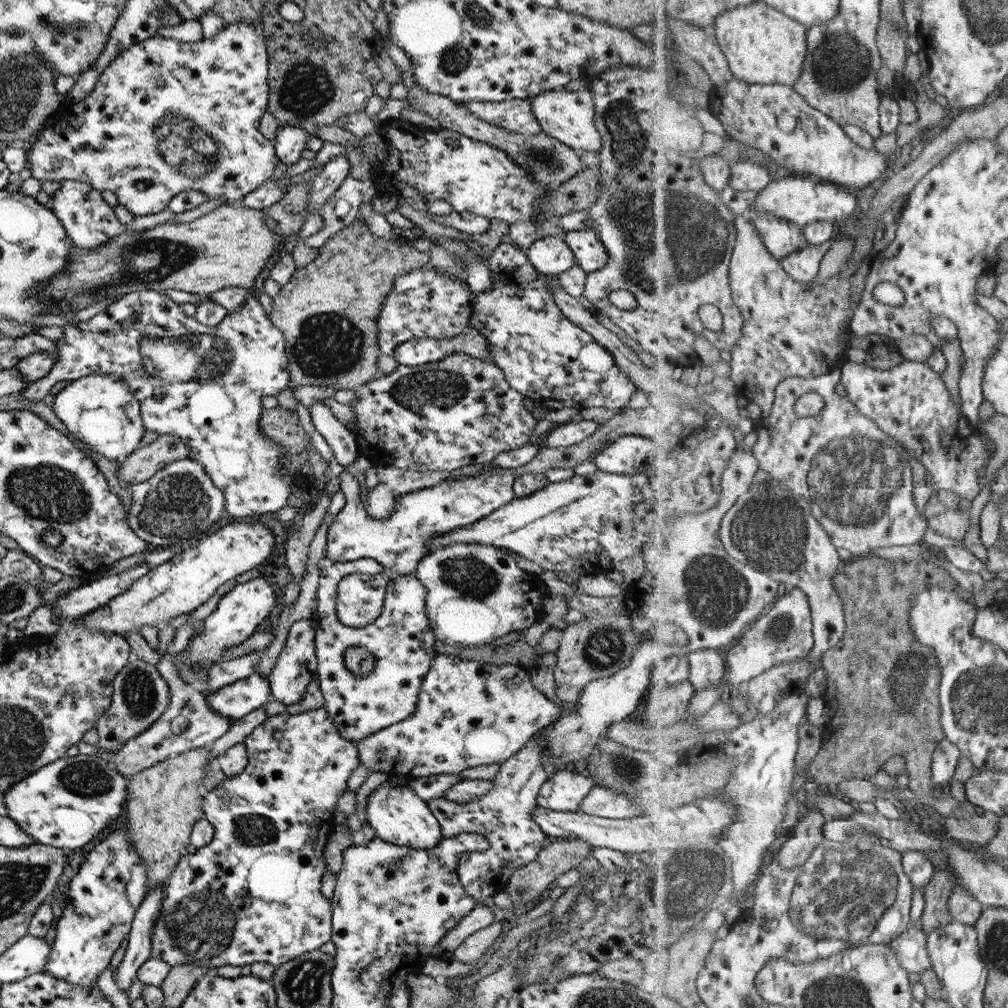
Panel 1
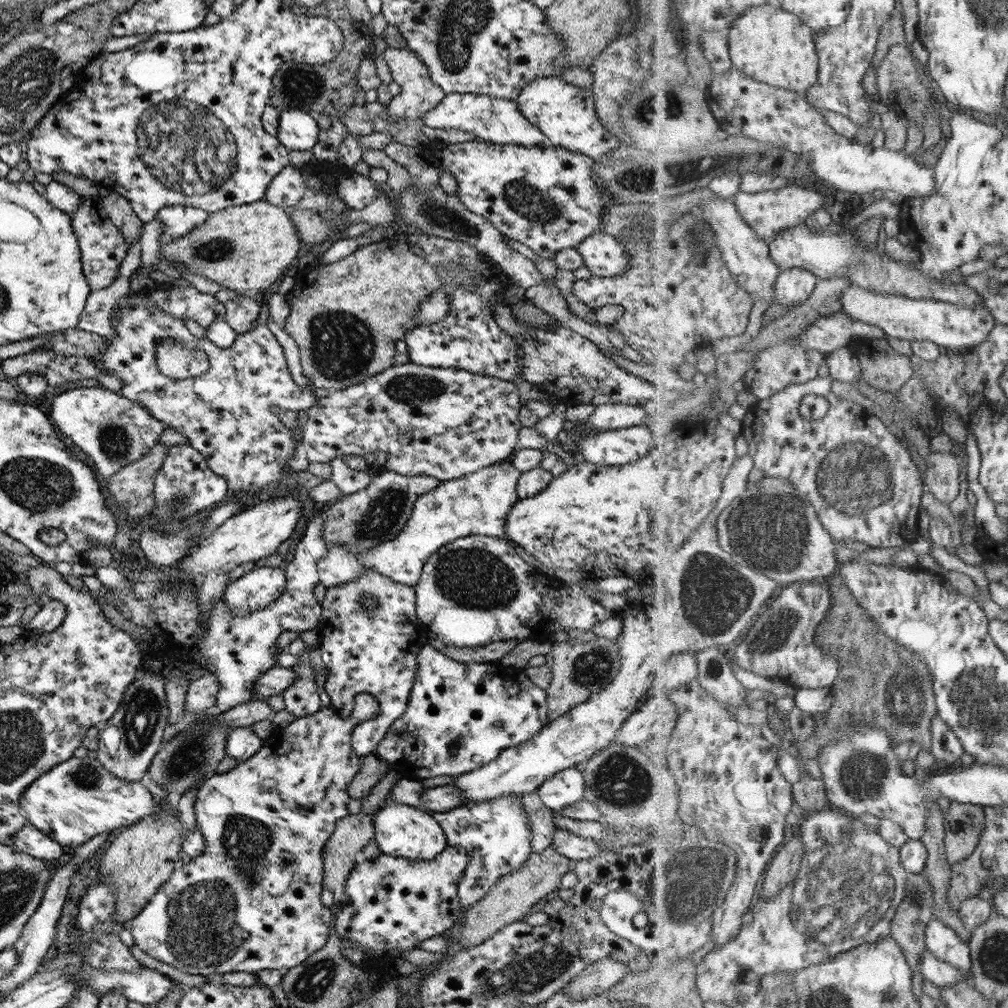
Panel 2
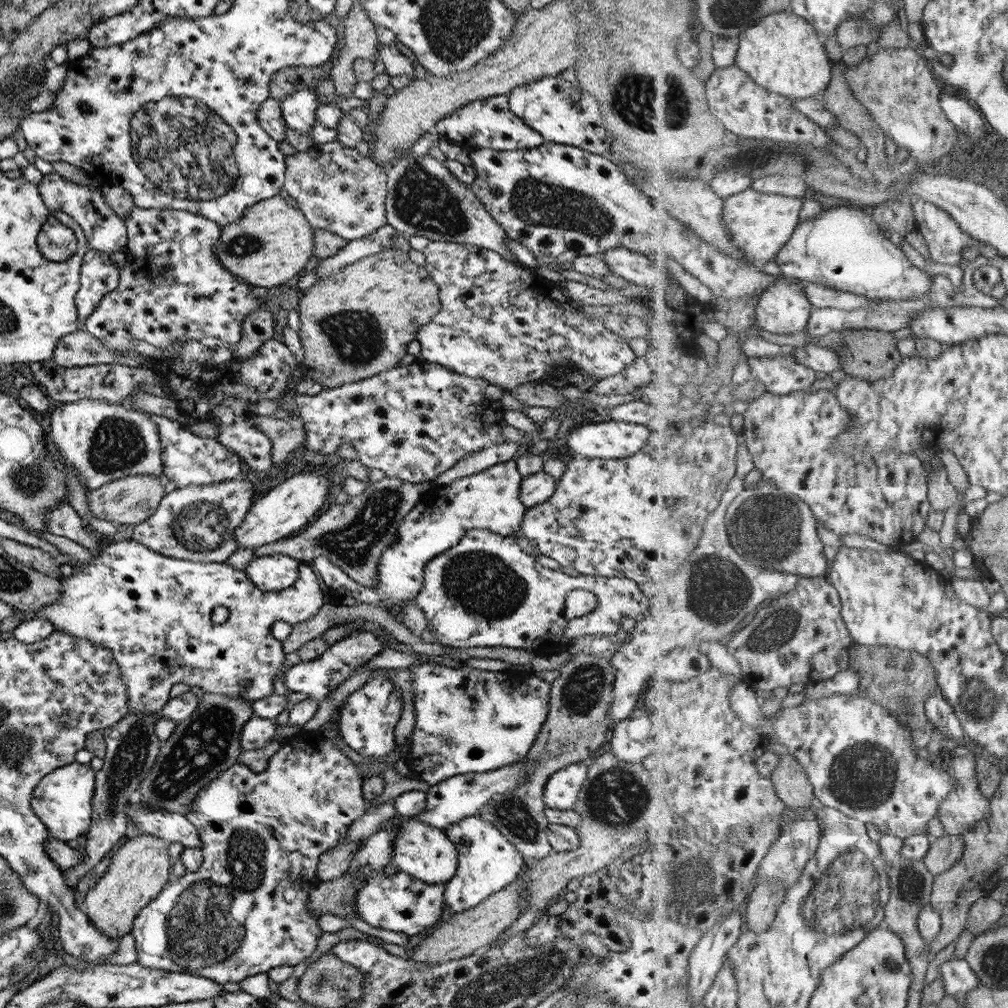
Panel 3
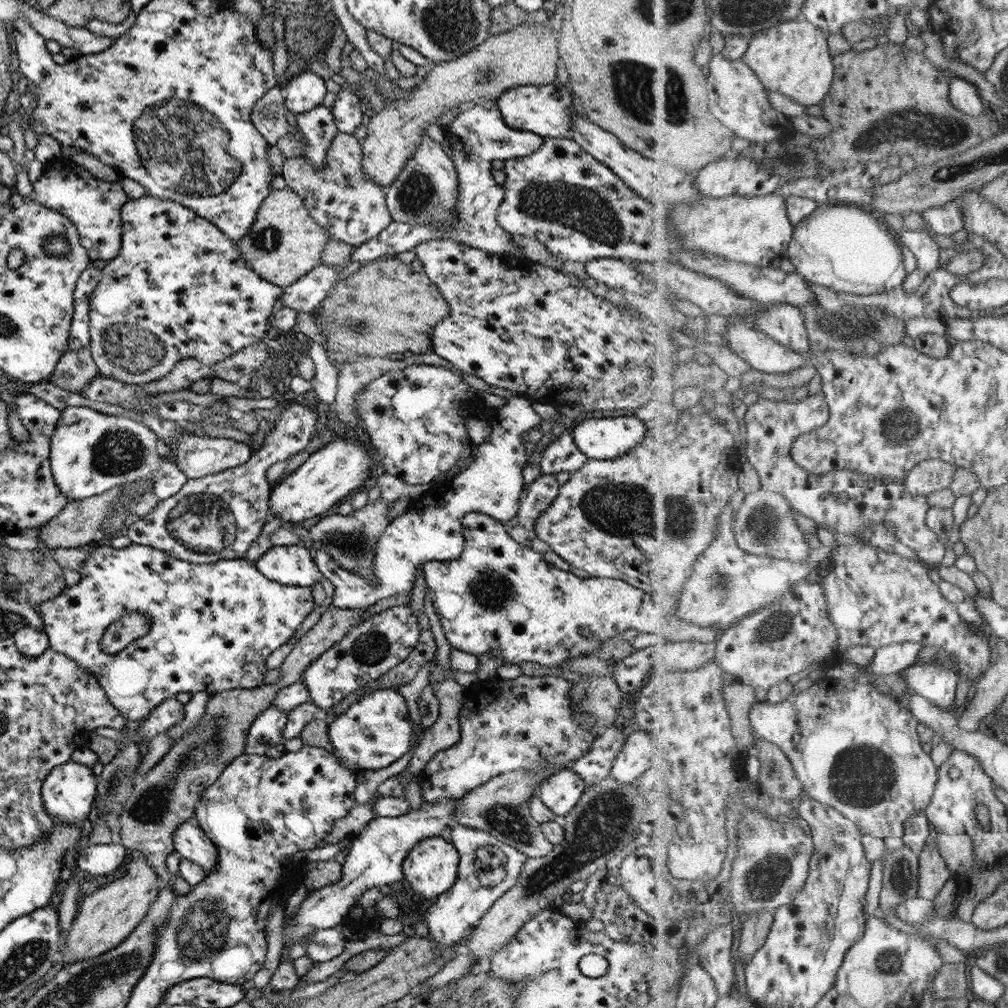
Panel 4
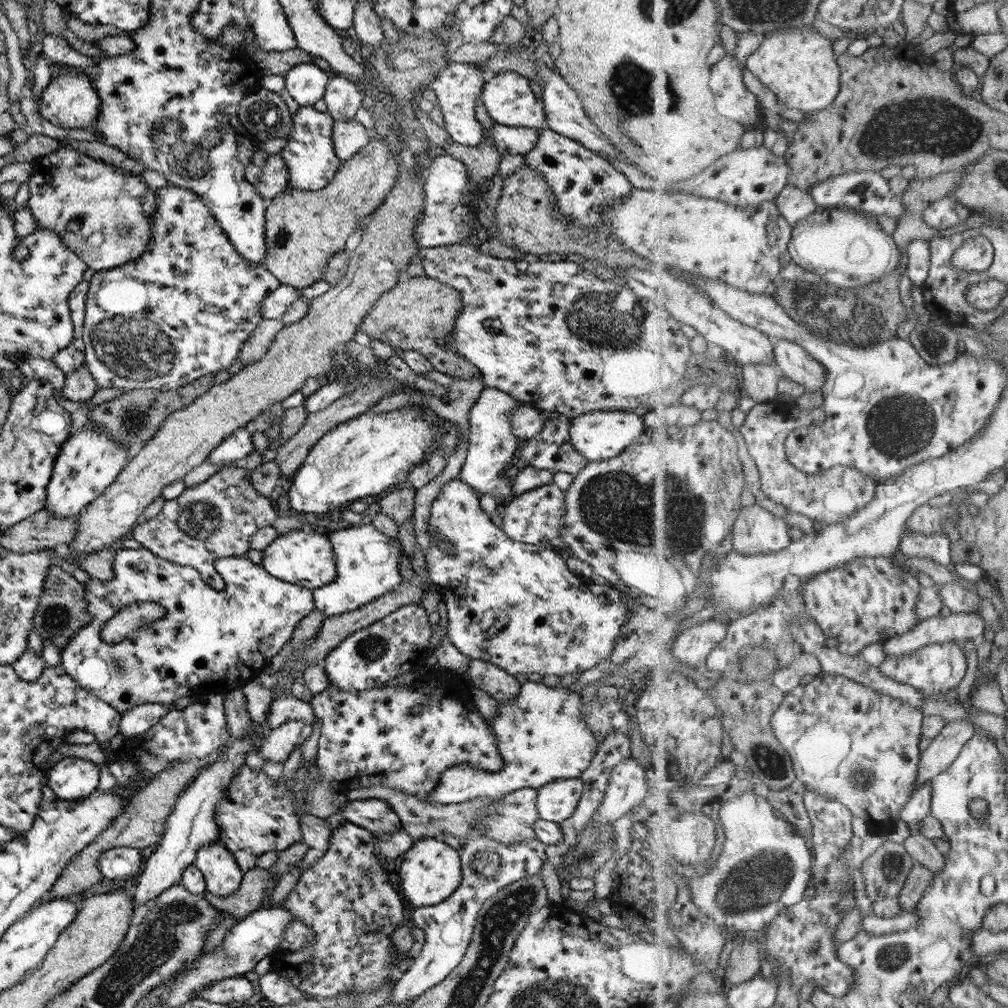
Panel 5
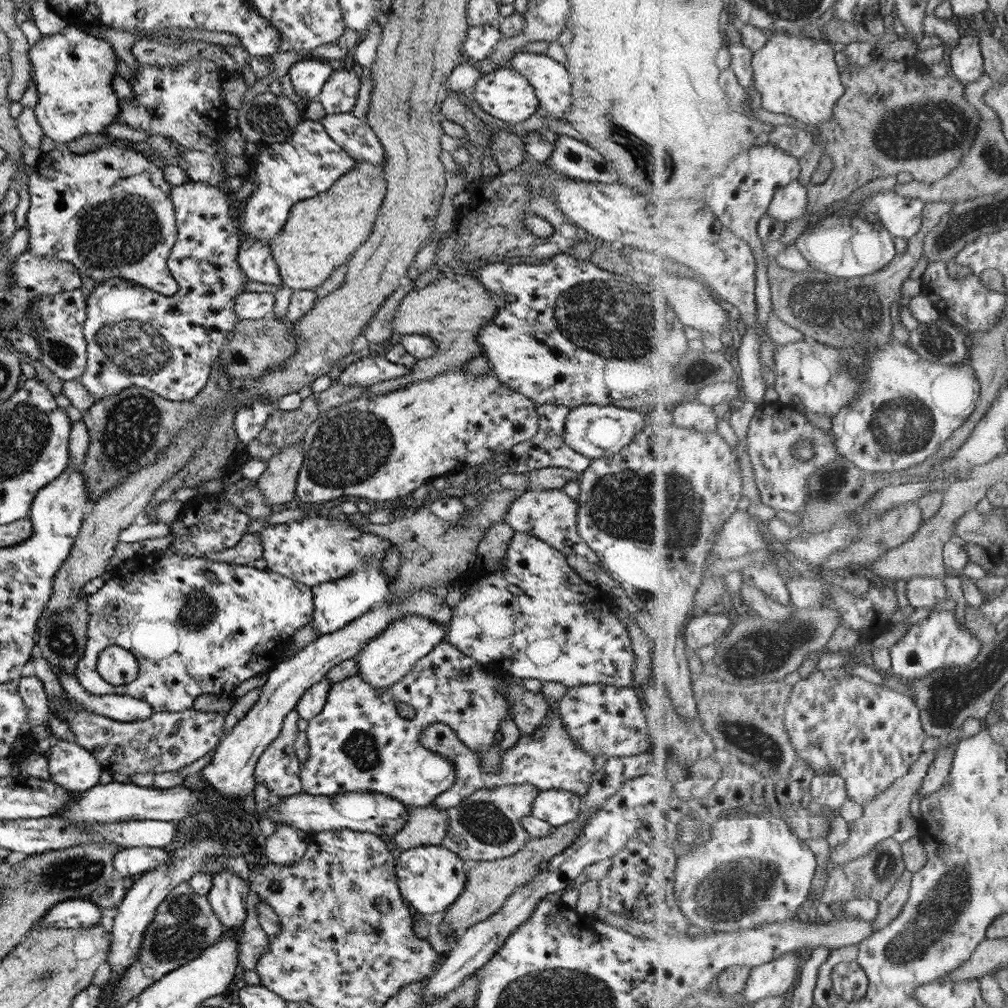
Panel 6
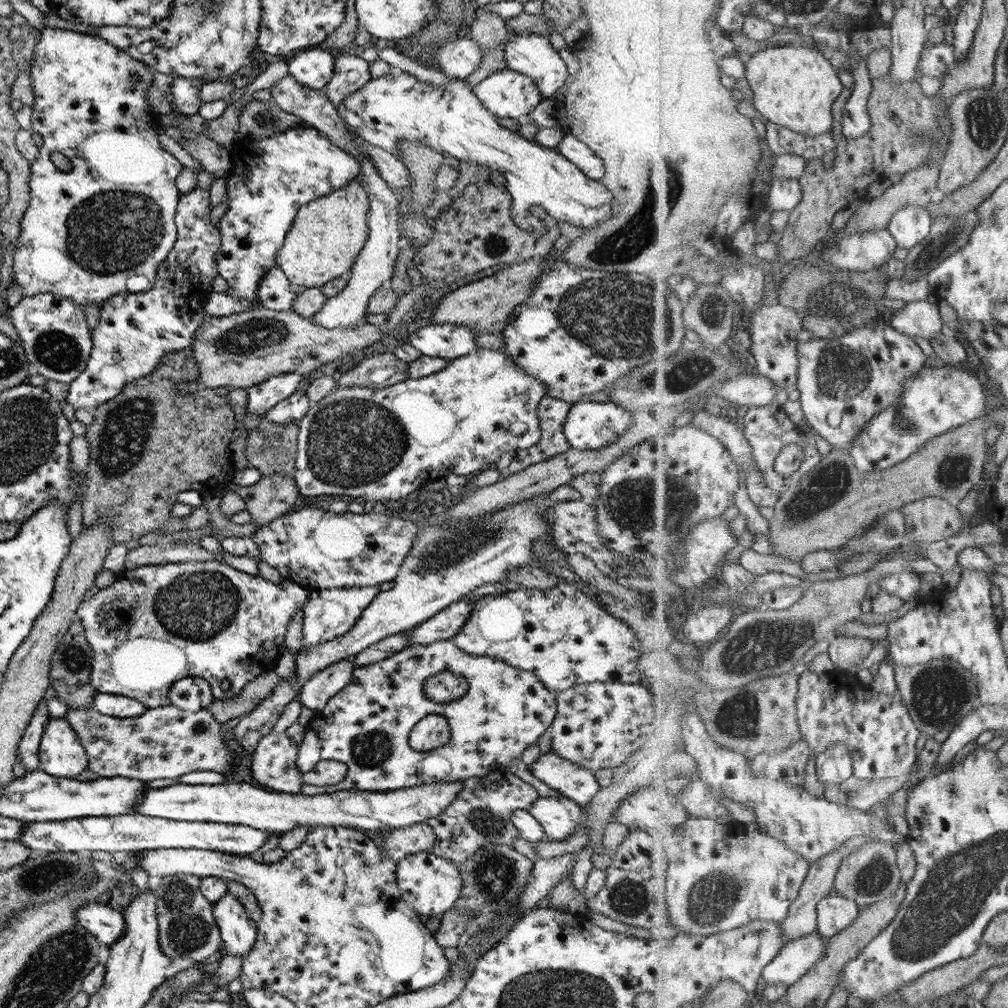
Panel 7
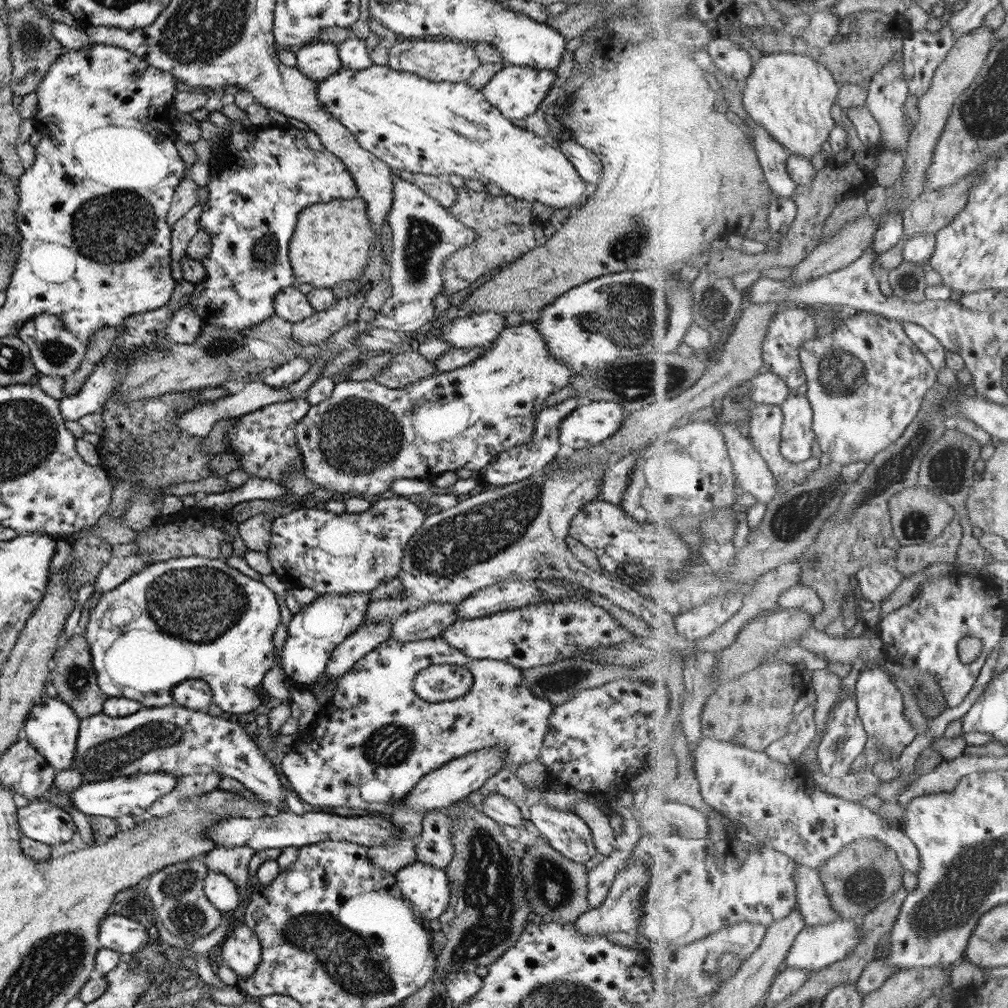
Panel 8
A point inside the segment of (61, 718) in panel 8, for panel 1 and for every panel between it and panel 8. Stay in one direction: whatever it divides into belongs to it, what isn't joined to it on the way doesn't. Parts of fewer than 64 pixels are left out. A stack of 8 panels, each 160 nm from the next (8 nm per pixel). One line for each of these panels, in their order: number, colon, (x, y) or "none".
1: (63, 804)
2: (77, 799)
3: (61, 799)
4: (66, 792)
5: (69, 778)
6: (71, 767)
7: (60, 754)

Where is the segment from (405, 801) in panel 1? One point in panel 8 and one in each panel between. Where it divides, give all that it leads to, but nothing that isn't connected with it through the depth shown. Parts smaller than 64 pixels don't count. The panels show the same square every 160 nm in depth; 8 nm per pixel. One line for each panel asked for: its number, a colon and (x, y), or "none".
2: (400, 830)
3: (421, 850)
4: (430, 867)
5: (430, 871)
6: (430, 878)
7: (430, 884)
8: (425, 888)

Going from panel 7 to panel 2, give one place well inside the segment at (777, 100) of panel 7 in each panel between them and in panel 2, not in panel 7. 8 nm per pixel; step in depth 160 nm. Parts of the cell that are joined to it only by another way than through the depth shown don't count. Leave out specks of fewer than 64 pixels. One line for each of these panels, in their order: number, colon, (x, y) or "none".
2: (769, 44)
3: (783, 52)
4: (792, 58)
5: (799, 64)
6: (800, 77)

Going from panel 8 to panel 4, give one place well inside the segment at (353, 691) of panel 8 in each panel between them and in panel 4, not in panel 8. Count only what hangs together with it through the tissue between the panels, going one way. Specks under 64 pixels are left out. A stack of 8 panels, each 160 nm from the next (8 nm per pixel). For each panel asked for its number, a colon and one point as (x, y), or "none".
4: (374, 731)
5: (367, 736)
6: (357, 743)
7: (365, 726)

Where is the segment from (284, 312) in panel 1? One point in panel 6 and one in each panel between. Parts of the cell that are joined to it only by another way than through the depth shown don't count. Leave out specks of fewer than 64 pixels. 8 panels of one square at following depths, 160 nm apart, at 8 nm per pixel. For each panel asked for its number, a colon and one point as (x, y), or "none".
2: (344, 323)
3: (356, 322)
4: (382, 308)
5: (417, 313)
6: (450, 310)

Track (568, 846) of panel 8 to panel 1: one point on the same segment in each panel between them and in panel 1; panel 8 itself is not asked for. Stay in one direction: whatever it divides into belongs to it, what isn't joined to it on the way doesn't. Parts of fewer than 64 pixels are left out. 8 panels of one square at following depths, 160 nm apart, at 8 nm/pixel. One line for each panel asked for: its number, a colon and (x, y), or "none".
1: (562, 792)
2: (565, 787)
3: (560, 790)
4: (559, 792)
5: (555, 801)
6: (557, 807)
7: (558, 816)

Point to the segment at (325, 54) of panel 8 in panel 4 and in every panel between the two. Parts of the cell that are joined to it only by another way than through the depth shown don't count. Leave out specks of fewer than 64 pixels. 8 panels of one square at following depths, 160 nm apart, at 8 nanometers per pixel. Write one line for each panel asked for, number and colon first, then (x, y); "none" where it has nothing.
4: (305, 91)
5: (305, 82)
6: (307, 76)
7: (312, 68)

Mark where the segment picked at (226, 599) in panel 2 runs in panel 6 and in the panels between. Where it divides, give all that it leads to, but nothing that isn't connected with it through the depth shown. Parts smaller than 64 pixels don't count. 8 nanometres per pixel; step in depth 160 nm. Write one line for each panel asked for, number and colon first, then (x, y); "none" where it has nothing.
3: (270, 573)
4: (293, 565)
5: (304, 558)
6: (312, 550)

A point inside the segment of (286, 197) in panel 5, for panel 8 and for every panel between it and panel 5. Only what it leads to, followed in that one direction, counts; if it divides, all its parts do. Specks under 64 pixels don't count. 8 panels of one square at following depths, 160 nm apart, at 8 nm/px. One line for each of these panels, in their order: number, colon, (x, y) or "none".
6: (320, 233)
7: (325, 236)
8: (330, 242)

